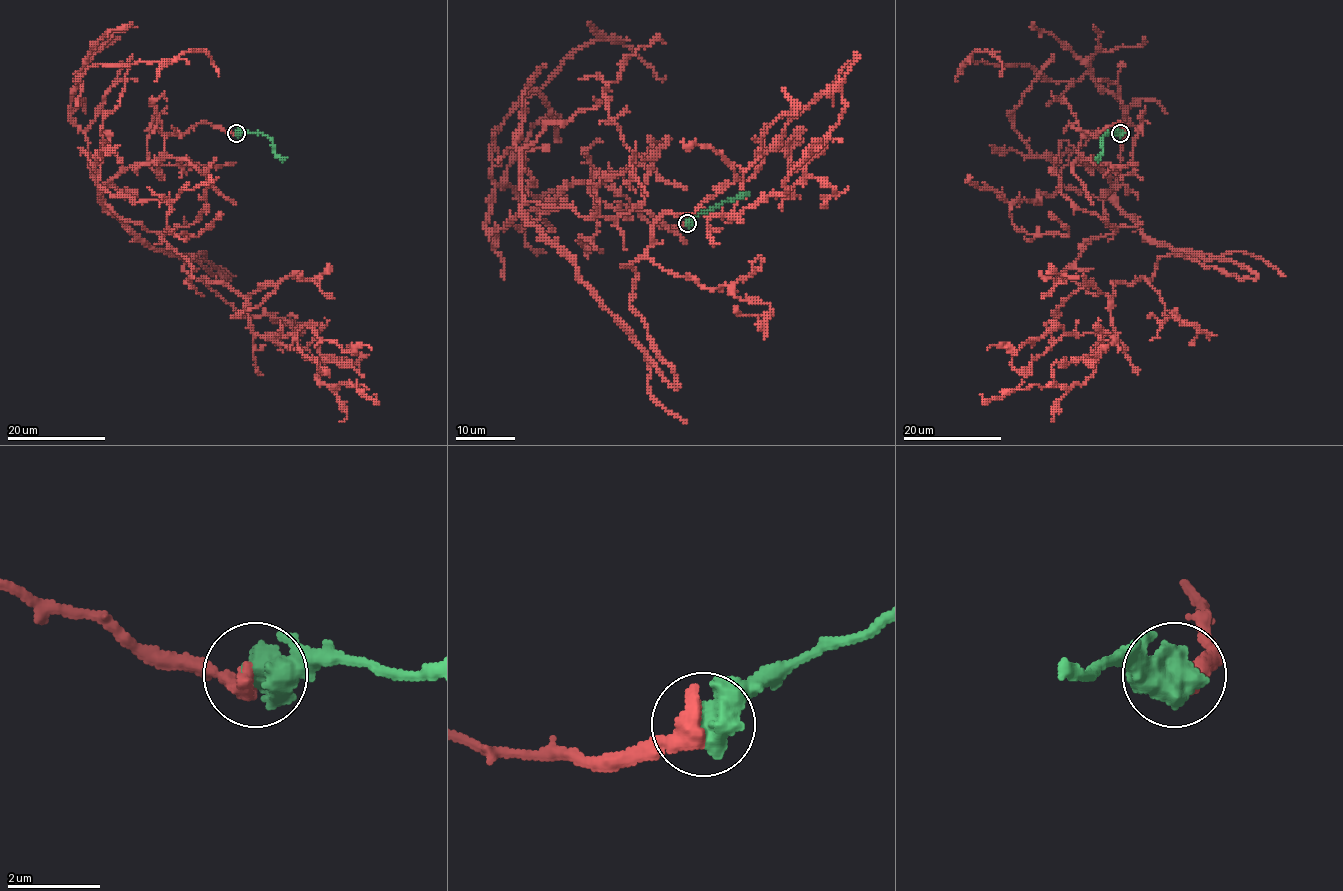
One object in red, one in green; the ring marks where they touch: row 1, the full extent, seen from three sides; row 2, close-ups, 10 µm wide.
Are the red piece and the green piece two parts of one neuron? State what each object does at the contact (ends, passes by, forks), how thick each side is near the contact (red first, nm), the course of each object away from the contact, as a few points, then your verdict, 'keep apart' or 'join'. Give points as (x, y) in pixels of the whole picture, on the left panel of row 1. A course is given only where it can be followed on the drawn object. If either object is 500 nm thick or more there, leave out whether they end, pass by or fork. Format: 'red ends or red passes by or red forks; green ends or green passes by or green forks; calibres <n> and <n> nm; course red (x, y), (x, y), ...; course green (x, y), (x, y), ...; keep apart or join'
calibres 550 and 850 nm; course red (236, 133), (170, 133), (103, 205), (216, 266), (228, 278), (183, 268), (228, 284), (320, 384), (374, 393); course green (236, 133), (266, 135), (272, 141), (274, 153), (285, 160); join

